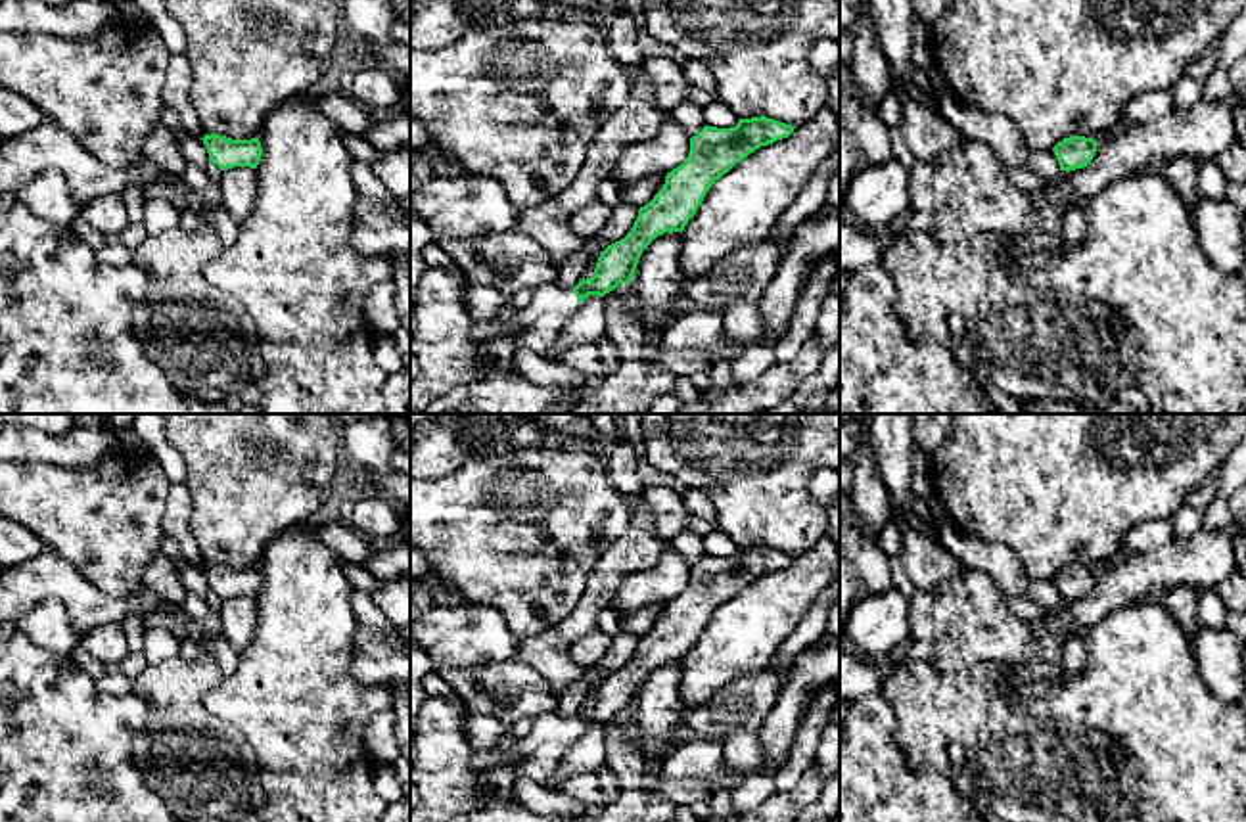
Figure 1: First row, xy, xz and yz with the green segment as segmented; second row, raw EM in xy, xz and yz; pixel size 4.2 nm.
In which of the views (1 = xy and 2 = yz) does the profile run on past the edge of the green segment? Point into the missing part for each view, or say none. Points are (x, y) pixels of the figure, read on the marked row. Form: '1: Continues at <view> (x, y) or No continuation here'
1: No continuation here
2: No continuation here

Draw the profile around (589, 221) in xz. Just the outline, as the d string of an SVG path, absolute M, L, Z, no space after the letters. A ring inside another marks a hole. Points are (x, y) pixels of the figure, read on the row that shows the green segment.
M596 197L587 207L571 215L569 224L579 236L590 240L608 226L611 211L611 207L608 207L602 199Z

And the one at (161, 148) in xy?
M165 126L151 130L140 155L173 178L180 178L186 167L186 159L182 157L174 132Z

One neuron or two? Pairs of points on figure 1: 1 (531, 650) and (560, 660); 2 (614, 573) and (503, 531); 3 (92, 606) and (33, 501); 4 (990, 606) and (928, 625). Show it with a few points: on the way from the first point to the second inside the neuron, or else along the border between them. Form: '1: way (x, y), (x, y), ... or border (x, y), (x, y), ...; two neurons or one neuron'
1: way (539, 652), (553, 660); one neuron
2: border (623, 533), (593, 566), (576, 608); two neurons
3: border (50, 548), (68, 558), (100, 591); two neurons
4: way (974, 610), (944, 614); one neuron

